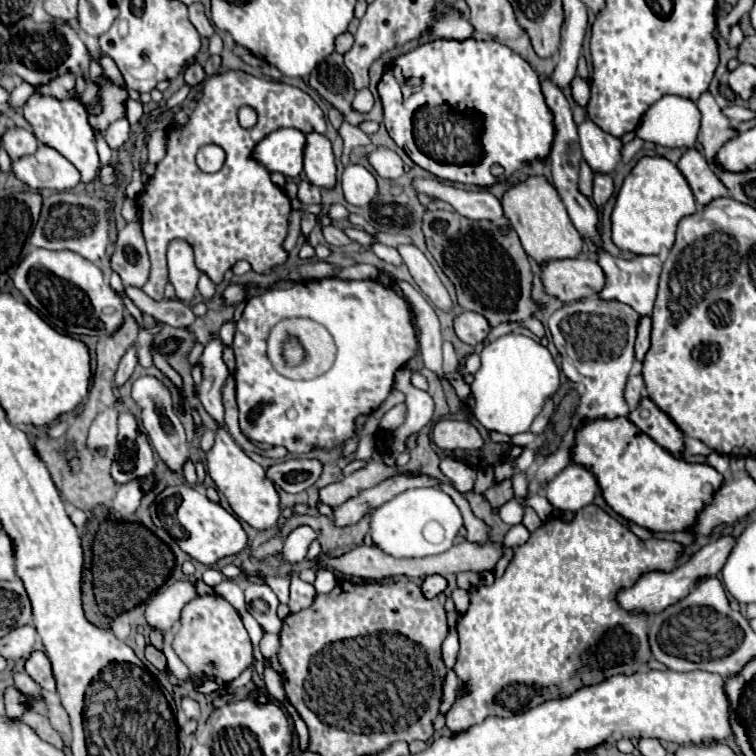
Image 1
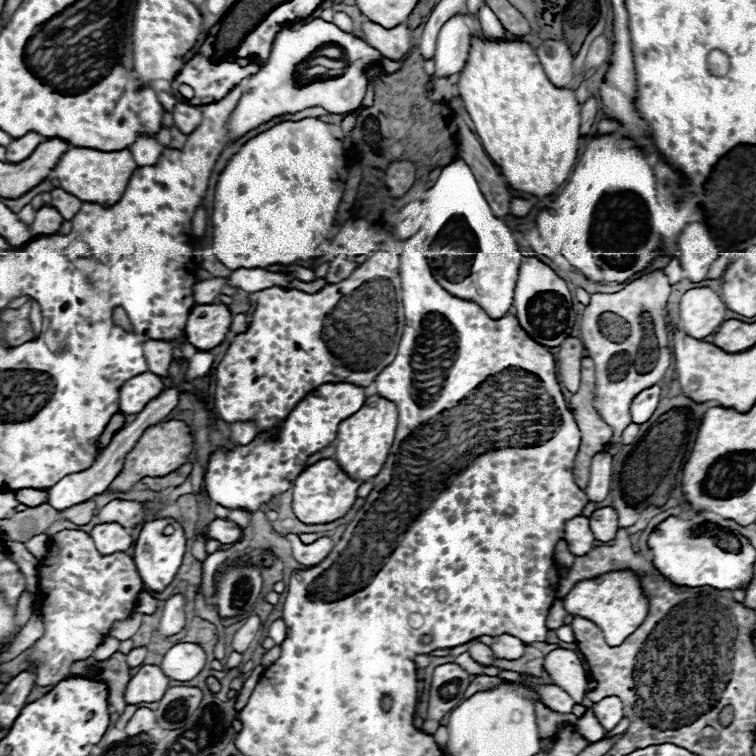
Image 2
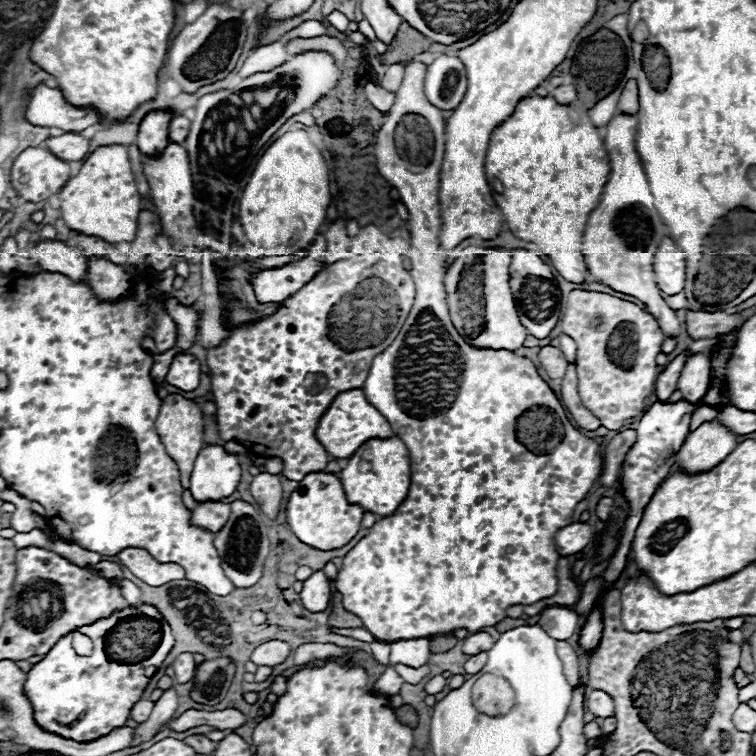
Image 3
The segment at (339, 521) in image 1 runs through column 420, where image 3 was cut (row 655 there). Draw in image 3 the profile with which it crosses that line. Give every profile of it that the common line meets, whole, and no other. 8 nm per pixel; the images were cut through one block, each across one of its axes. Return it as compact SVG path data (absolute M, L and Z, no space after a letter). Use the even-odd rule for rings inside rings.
M480 652L480 654L472 656L472 658L464 664L464 668L466 668L468 674L476 674L476 672L480 672L480 670L484 668L484 664L486 664L486 652Z

